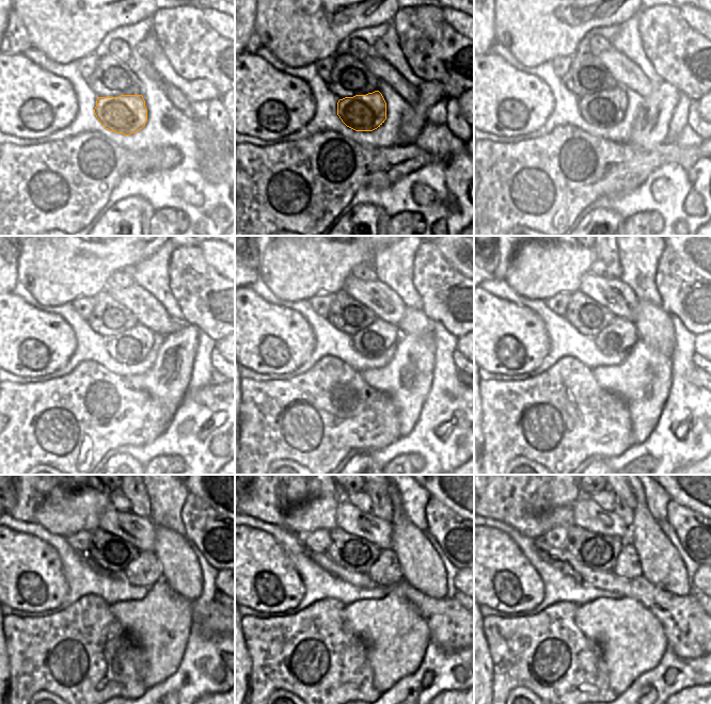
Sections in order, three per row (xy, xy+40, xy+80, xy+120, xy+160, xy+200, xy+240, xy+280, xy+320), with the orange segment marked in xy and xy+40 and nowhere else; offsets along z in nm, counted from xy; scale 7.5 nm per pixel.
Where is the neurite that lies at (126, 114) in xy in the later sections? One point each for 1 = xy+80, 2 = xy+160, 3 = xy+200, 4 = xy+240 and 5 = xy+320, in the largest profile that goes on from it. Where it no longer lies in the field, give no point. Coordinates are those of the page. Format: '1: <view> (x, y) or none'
1: xy+80 (606, 109)
2: xy+160 (372, 341)
3: xy+200 (620, 335)
4: xy+240 (144, 571)
5: xy+320 (628, 566)

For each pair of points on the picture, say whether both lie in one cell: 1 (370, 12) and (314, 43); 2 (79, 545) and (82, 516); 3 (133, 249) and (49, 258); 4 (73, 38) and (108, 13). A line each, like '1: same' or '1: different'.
1: same
2: different
3: same
4: same

